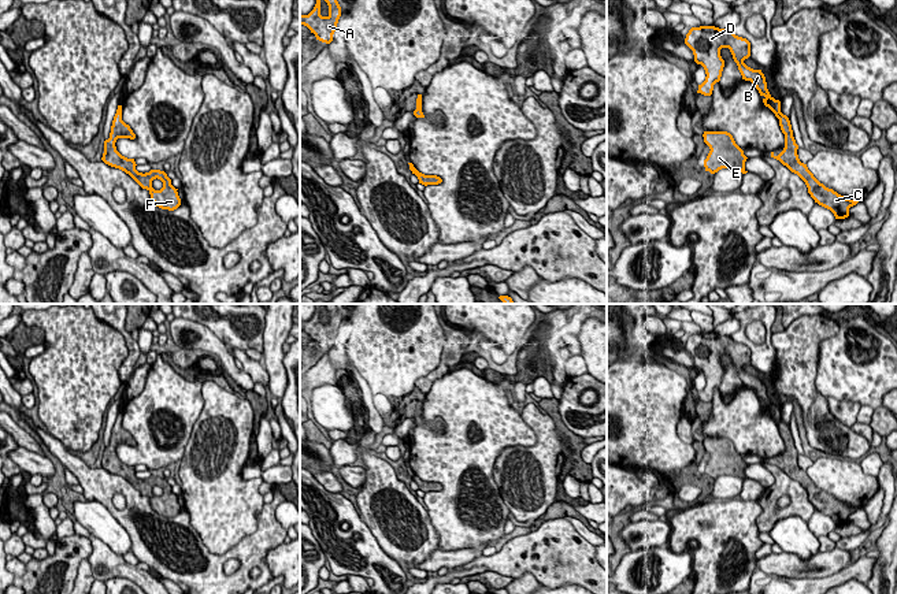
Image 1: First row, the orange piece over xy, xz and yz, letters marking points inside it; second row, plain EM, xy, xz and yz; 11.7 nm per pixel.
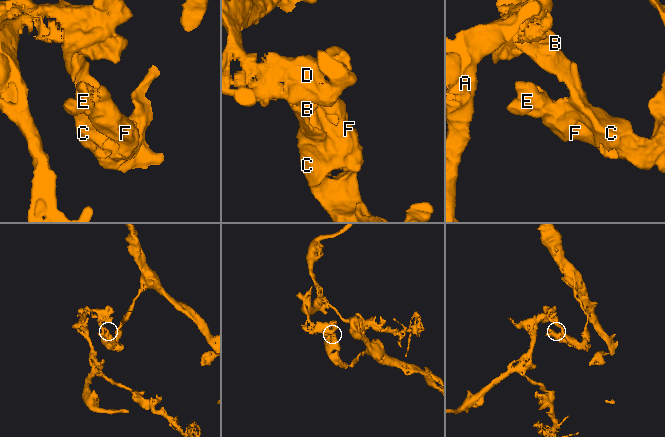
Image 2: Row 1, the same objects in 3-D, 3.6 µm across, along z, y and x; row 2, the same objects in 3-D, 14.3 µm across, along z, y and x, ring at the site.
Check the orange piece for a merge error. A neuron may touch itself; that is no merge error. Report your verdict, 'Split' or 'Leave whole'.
Split

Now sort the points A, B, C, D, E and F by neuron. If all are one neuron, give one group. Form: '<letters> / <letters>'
A B D / C E F

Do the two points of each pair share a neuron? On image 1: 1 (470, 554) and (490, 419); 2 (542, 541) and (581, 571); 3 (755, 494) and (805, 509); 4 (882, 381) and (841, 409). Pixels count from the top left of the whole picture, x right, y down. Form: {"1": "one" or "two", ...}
{"1": "two", "2": "one", "3": "two", "4": "two"}

